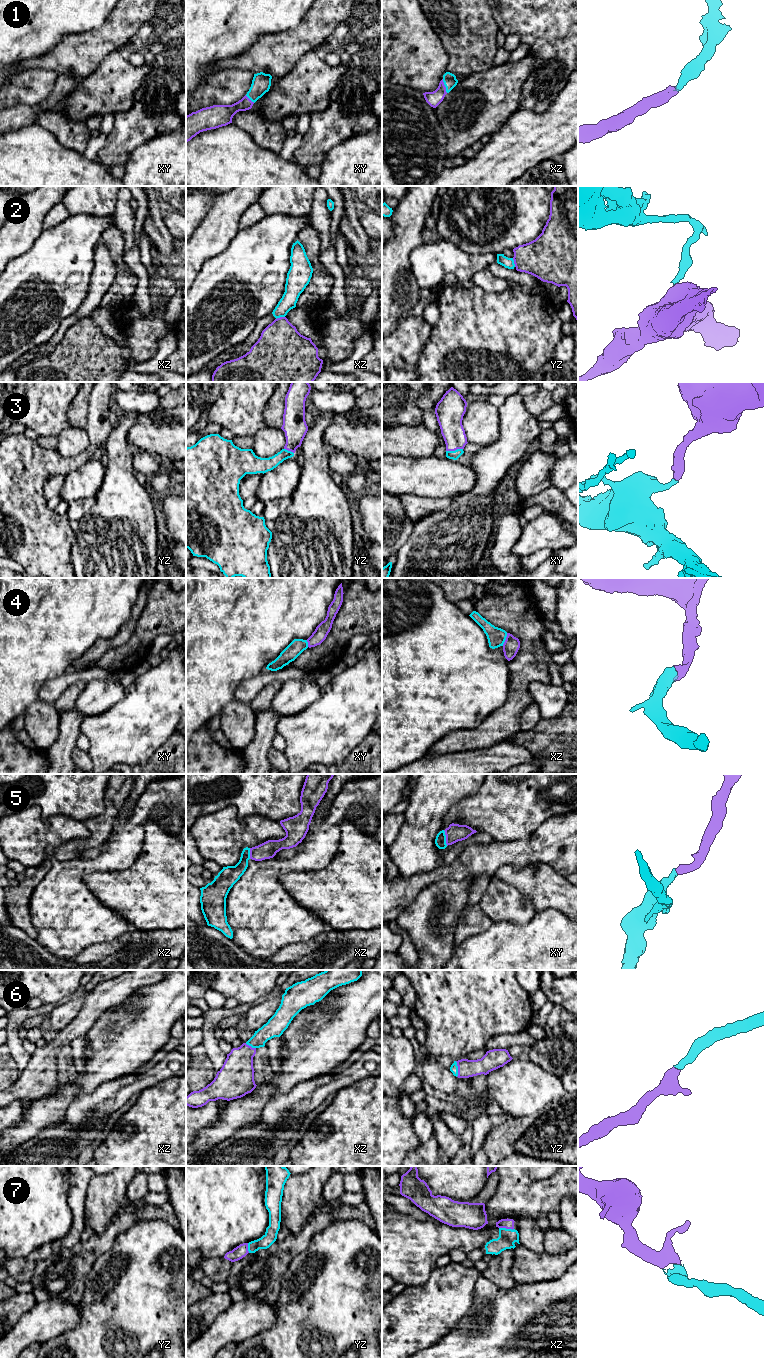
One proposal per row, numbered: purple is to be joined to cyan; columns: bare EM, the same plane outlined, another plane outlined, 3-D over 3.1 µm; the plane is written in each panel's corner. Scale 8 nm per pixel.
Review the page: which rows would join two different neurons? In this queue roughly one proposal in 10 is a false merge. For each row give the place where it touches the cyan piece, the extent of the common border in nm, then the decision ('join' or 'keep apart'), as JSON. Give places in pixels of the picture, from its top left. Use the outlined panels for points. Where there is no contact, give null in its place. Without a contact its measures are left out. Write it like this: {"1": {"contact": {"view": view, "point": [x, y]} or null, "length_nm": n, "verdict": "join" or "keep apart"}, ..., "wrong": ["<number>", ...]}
{"1": {"contact": {"view": "xz", "point": [445, 86]}, "length_nm": 120, "verdict": "join"}, "2": {"contact": {"view": "xz", "point": [280, 316]}, "length_nm": 80, "verdict": "keep apart"}, "3": {"contact": {"view": "xy", "point": [455, 450]}, "length_nm": 140, "verdict": "join"}, "4": {"contact": {"view": "xz", "point": [505, 639]}, "length_nm": 110, "verdict": "join"}, "5": {"contact": {"view": "xy", "point": [445, 838]}, "length_nm": 130, "verdict": "join"}, "6": {"contact": {"view": "yz", "point": [457, 1069]}, "length_nm": 130, "verdict": "join"}, "7": {"contact": {"view": "xz", "point": [505, 1228]}, "length_nm": 120, "verdict": "join"}, "wrong": ["2"]}

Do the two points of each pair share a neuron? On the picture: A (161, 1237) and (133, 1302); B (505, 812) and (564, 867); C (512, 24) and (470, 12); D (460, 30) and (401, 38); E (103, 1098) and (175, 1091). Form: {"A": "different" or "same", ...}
{"A": "same", "B": "different", "C": "different", "D": "different", "E": "different"}

